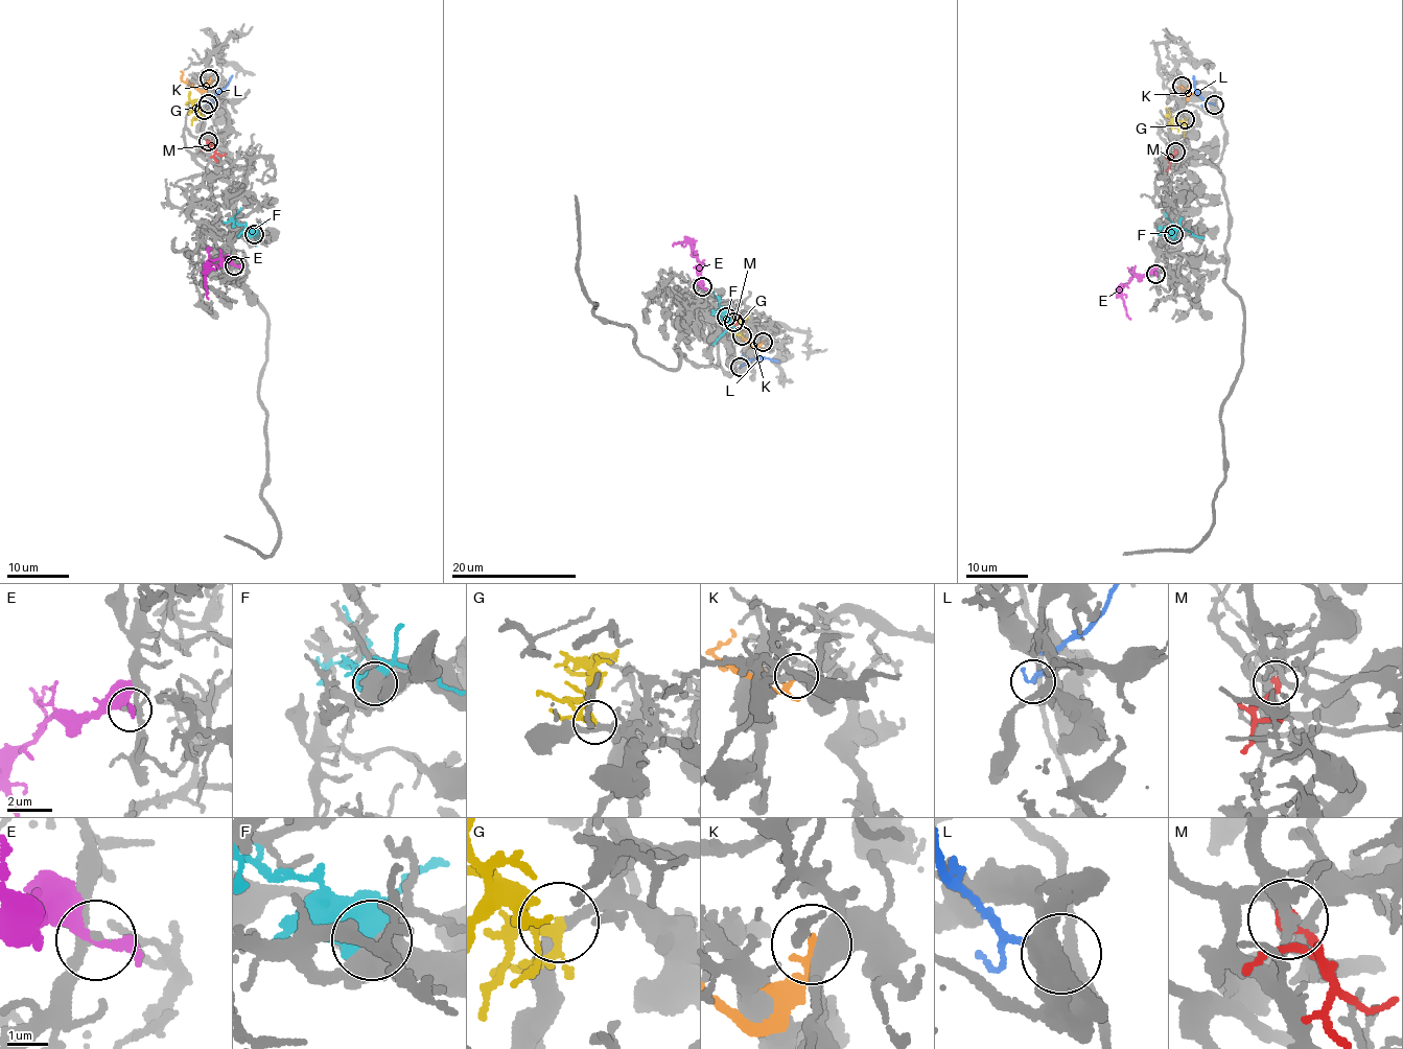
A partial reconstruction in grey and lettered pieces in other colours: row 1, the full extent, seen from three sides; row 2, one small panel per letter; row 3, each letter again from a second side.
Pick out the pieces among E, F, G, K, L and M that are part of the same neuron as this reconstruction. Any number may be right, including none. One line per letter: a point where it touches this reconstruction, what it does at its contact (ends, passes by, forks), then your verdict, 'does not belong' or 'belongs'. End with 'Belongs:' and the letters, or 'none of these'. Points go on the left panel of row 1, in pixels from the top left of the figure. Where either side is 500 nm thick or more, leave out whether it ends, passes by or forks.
E: contact (234, 265); it passes by; does not belong
F: contact (254, 234); it forks; does not belong
G: contact (204, 110); it forks; belongs
K: contact (209, 78); it passes by; does not belong
L: contact (208, 103); it ends; does not belong
M: contact (208, 141); it ends; does not belong
Belongs: G

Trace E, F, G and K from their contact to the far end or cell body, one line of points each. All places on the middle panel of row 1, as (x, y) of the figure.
E: (702, 286), (699, 258), (693, 253), (691, 246), (677, 241), (672, 246)
F: (726, 317), (724, 307), (719, 311), (731, 309)
G: (741, 336), (740, 318), (746, 317)
K: (764, 342), (754, 344), (746, 340), (739, 333), (744, 329)

